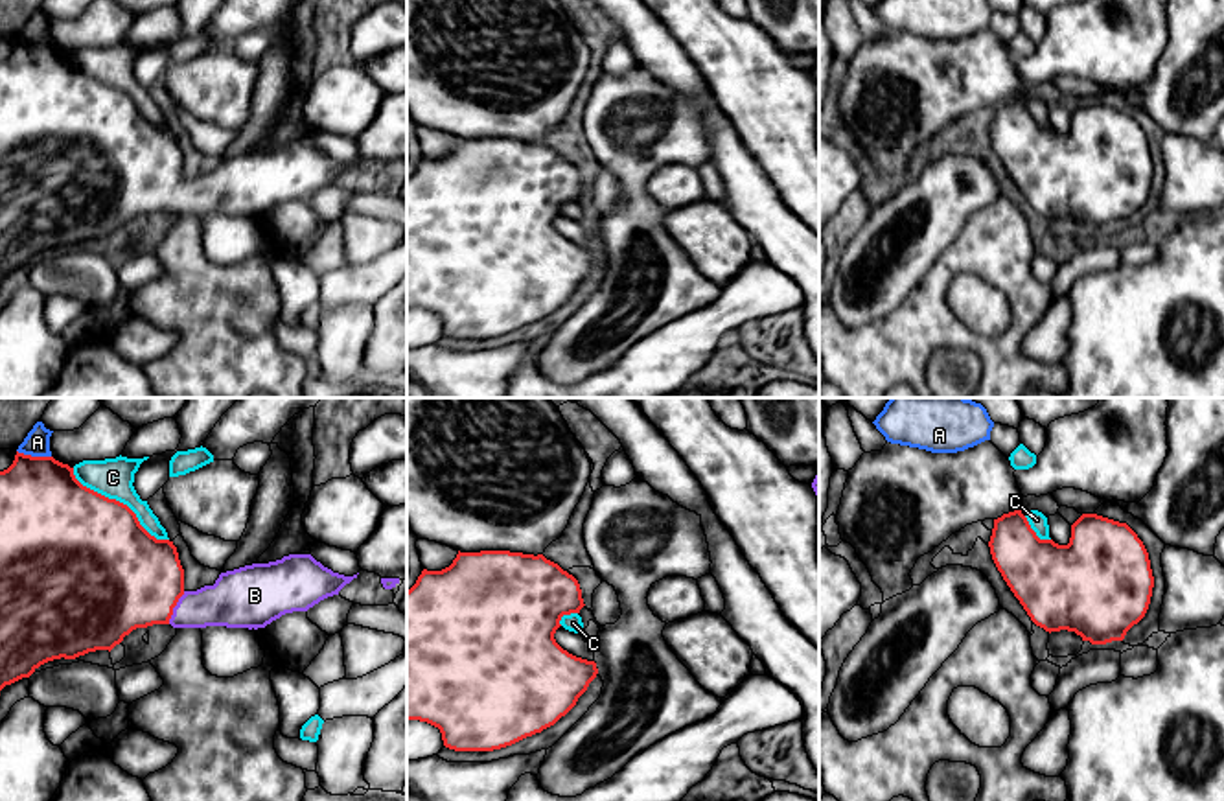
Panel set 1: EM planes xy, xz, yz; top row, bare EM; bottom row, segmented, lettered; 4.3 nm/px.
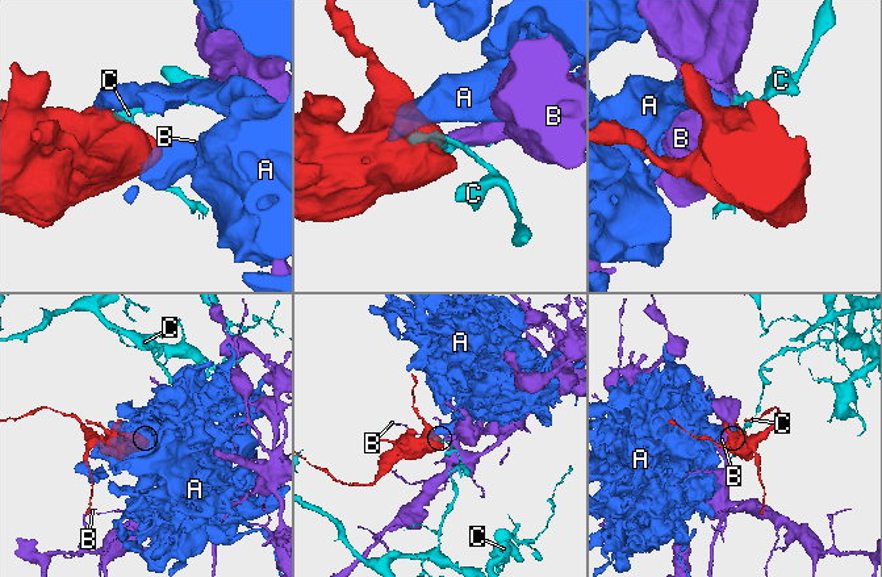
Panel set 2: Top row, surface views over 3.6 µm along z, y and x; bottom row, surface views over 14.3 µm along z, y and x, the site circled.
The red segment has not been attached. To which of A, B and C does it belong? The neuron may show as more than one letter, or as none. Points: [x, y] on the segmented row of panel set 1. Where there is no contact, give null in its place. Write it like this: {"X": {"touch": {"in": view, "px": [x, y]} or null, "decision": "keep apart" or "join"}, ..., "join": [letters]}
{"A": {"touch": {"in": "xy", "px": [34, 457]}, "decision": "keep apart"}, "B": {"touch": {"in": "xy", "px": [173, 606]}, "decision": "join"}, "C": {"touch": {"in": "xy", "px": [118, 501]}, "decision": "keep apart"}, "join": ["B"]}

